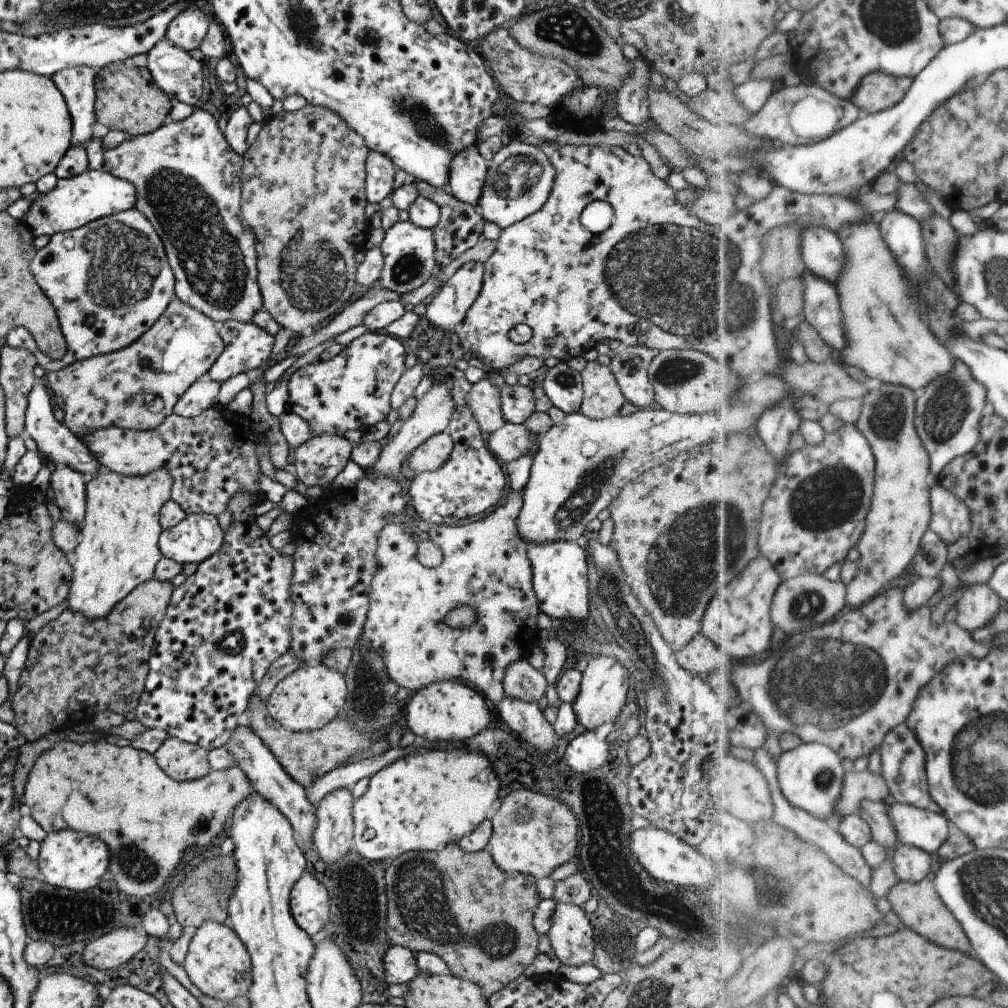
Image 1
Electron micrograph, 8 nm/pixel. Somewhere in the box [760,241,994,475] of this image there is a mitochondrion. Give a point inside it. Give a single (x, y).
(944, 412)

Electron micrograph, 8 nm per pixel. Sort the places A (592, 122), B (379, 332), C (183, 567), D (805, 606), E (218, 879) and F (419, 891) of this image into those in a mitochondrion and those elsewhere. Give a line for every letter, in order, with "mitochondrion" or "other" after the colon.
A: other
B: other
C: other
D: mitochondrion
E: mitochondrion
F: mitochondrion

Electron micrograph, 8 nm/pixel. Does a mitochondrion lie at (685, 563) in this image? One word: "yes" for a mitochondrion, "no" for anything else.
yes

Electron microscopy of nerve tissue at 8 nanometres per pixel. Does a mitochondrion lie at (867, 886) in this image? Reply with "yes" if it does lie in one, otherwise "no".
no

